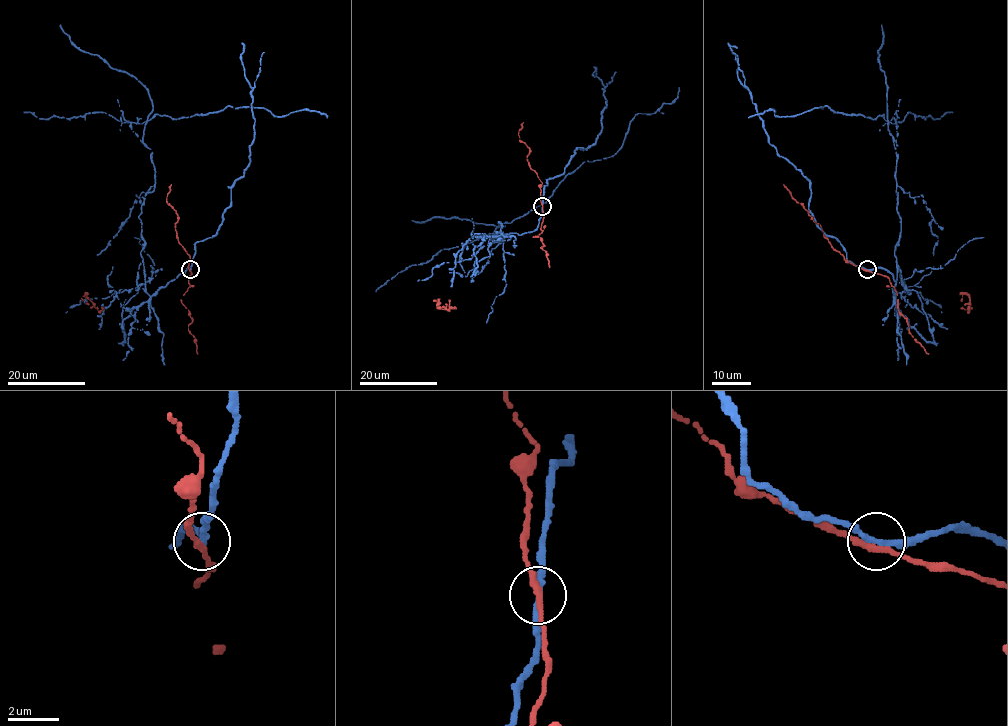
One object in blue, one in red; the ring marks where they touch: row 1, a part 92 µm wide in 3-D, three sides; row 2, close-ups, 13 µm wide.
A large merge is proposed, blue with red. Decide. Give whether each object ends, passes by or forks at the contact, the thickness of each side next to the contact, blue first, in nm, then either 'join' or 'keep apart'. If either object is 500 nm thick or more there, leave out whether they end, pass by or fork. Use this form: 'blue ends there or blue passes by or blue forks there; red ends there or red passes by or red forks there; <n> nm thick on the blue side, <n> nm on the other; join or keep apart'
blue passes by; red passes by; 280 nm thick on the blue side, 240 nm on the other; keep apart

